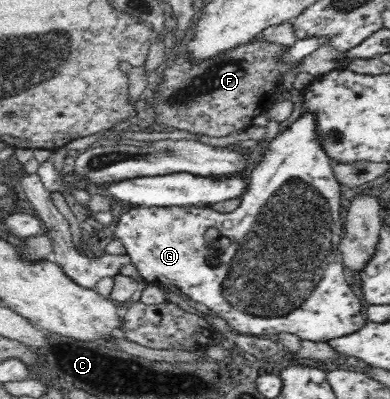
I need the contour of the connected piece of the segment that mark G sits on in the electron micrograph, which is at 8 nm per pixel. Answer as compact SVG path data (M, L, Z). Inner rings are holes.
M305 110L287 130L269 140L266 143L268 151L252 170L247 190L243 190L241 202L233 212L222 213L198 205L134 206L120 216L112 235L124 244L126 254L143 280L172 288L184 298L207 306L241 334L261 337L286 332L297 335L301 340L323 342L356 333L368 319L361 314L361 300L347 285L343 275L340 242L344 237L344 226L341 221L340 183L318 134L314 112ZM209 228L219 232L218 239L205 240L205 232ZM311 244L323 244L323 252L315 254Z

